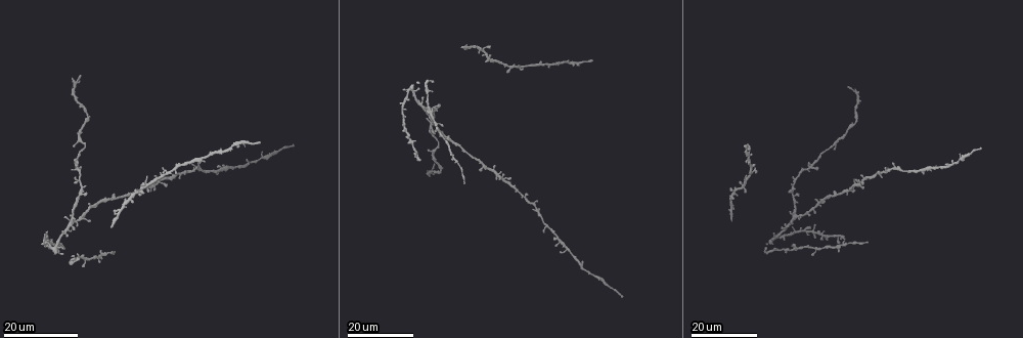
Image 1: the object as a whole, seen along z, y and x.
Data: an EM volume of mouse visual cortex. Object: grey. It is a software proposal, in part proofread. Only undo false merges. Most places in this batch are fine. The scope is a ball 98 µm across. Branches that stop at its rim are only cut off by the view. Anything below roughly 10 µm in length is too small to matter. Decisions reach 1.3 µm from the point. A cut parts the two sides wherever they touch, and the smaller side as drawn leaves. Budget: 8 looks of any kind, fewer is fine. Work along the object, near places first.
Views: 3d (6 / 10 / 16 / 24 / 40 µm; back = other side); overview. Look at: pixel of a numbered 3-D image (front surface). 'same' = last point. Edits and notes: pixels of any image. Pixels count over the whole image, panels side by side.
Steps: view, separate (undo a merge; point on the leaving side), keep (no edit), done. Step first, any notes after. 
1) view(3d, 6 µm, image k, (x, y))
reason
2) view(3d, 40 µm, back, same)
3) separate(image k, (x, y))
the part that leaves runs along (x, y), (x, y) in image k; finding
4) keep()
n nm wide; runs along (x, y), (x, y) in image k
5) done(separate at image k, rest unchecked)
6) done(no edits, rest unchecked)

view(3d, 24 µm, image 1, (796, 213))
four-way junction

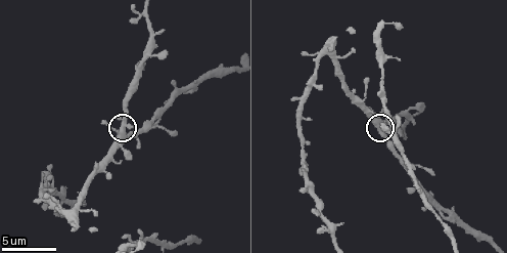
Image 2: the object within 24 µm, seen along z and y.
view(3d, 10 µm, image 2, (121, 131))

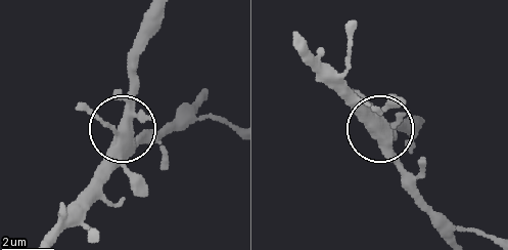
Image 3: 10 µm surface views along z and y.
view(3d, 10 µm, back, image 3, (123, 126))

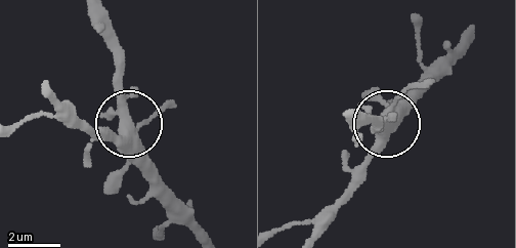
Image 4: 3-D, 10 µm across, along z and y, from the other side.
keep()
side arm 56 µm; runs along (109, 141), (129, 115), (122, 57) in image 4; one cell here

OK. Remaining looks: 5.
view(3d, 6 µm, image 2, (392, 123))
thick turns thin

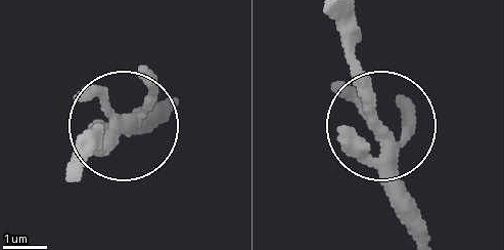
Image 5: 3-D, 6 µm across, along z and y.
keep()
all the same cell

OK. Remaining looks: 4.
view(3d, 6 µm, image 2, (303, 147))
thin neck

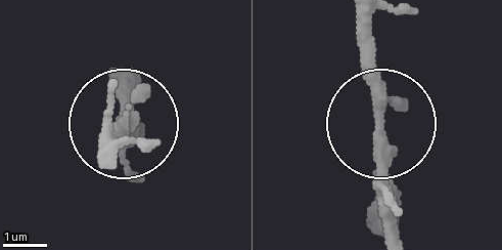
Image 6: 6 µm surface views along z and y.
keep()
3 arms; continuous, no second cell

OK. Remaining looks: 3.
view(3d, 16 µm, image 1, (804, 169))
four arms meet

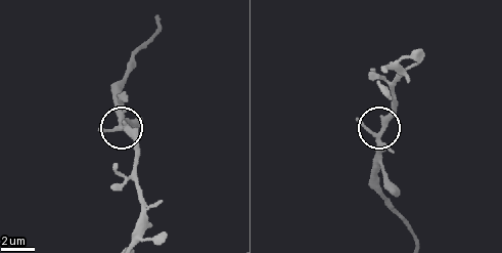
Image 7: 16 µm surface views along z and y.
view(3d, 6 µm, image 7, (380, 132))
closer look

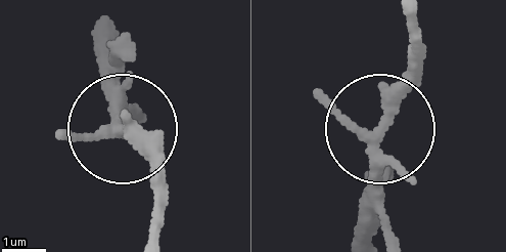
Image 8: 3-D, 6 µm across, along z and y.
keep()
4 arms; continuous, no second cell

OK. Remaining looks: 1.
done(no edits, rest unchecked)

